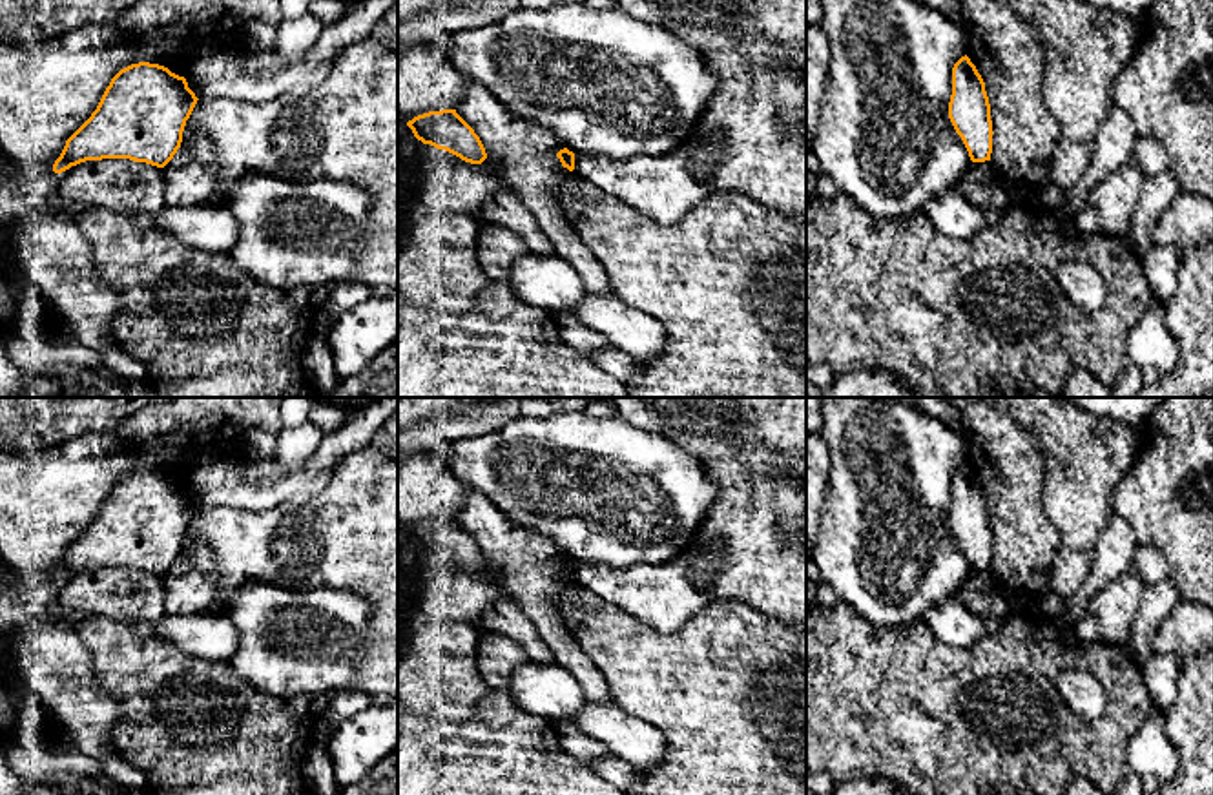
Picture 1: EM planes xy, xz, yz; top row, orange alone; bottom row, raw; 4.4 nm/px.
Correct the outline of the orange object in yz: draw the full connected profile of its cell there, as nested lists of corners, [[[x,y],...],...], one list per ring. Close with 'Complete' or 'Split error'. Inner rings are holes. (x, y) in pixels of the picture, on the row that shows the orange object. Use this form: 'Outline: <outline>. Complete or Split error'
Outline: [[[965,55],[952,67],[949,119],[961,137],[972,162],[990,160],[992,120],[985,82]]]. Complete

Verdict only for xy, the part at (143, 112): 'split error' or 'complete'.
complete

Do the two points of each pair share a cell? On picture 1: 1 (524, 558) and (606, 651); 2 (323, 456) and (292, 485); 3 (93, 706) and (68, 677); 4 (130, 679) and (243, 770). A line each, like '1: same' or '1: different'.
1: different
2: same
3: same
4: same

